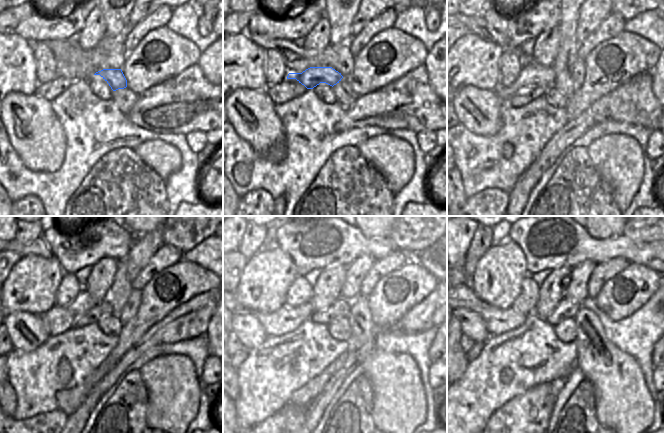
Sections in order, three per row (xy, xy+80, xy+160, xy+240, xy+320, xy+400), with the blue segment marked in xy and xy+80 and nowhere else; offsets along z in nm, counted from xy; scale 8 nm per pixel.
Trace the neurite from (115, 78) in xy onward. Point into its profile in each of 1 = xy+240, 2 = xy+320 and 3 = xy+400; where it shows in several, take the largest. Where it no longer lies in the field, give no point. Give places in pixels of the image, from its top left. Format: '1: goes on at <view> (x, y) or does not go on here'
1: goes on at xy+240 (57, 320)
2: goes on at xy+320 (286, 319)
3: goes on at xy+400 (498, 321)

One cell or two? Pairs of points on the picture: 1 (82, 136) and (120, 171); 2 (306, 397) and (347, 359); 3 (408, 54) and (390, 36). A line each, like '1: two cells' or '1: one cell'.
1: two cells
2: one cell
3: one cell

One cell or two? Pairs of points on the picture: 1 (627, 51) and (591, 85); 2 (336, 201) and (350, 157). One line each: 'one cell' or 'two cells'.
1: one cell
2: one cell

